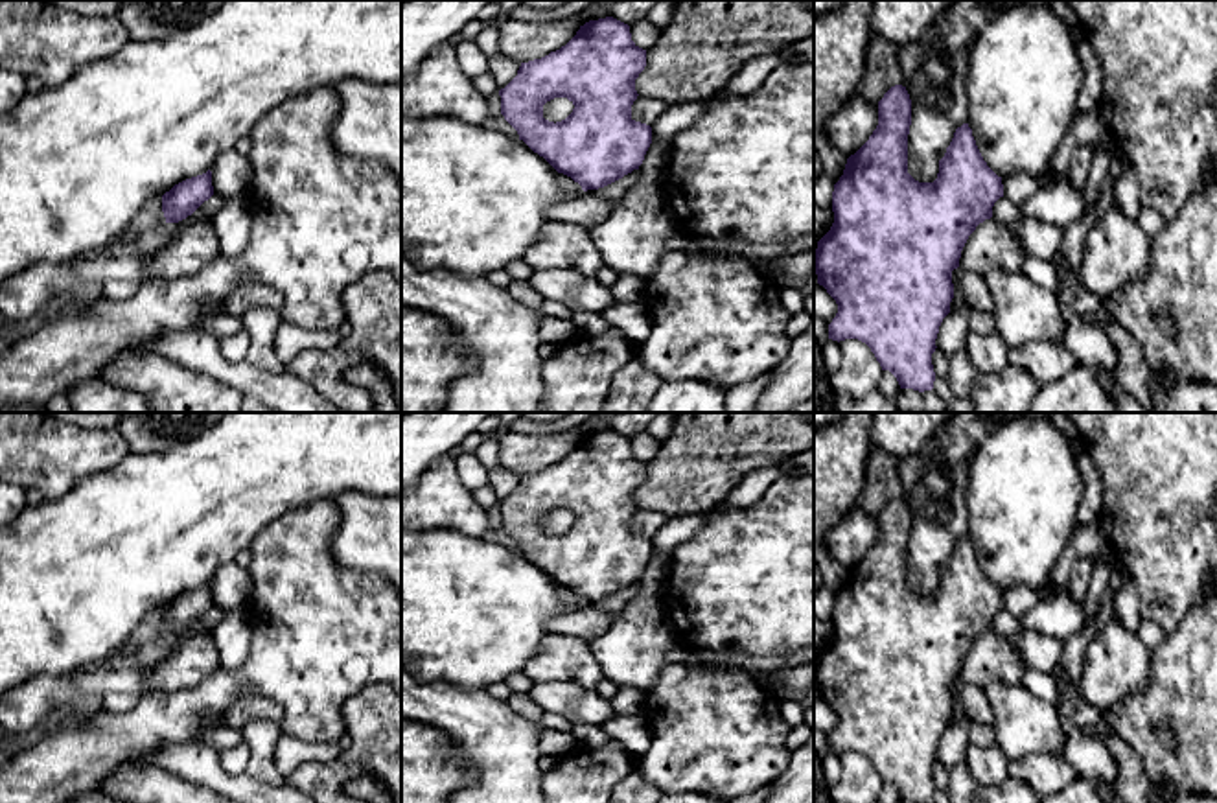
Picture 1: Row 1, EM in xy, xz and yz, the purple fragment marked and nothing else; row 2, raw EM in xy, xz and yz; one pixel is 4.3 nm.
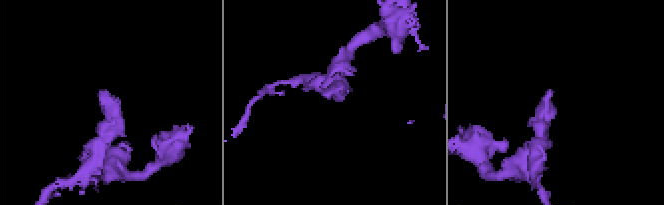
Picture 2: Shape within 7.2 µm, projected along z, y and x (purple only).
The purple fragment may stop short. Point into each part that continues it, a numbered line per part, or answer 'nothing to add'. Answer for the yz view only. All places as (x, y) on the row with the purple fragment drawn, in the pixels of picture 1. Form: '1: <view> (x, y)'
nothing to add

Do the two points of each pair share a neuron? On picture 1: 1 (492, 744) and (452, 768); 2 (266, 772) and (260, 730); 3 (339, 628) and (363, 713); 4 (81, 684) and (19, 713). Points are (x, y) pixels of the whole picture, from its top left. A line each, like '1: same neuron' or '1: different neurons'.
1: different neurons
2: same neuron
3: different neurons
4: same neuron

